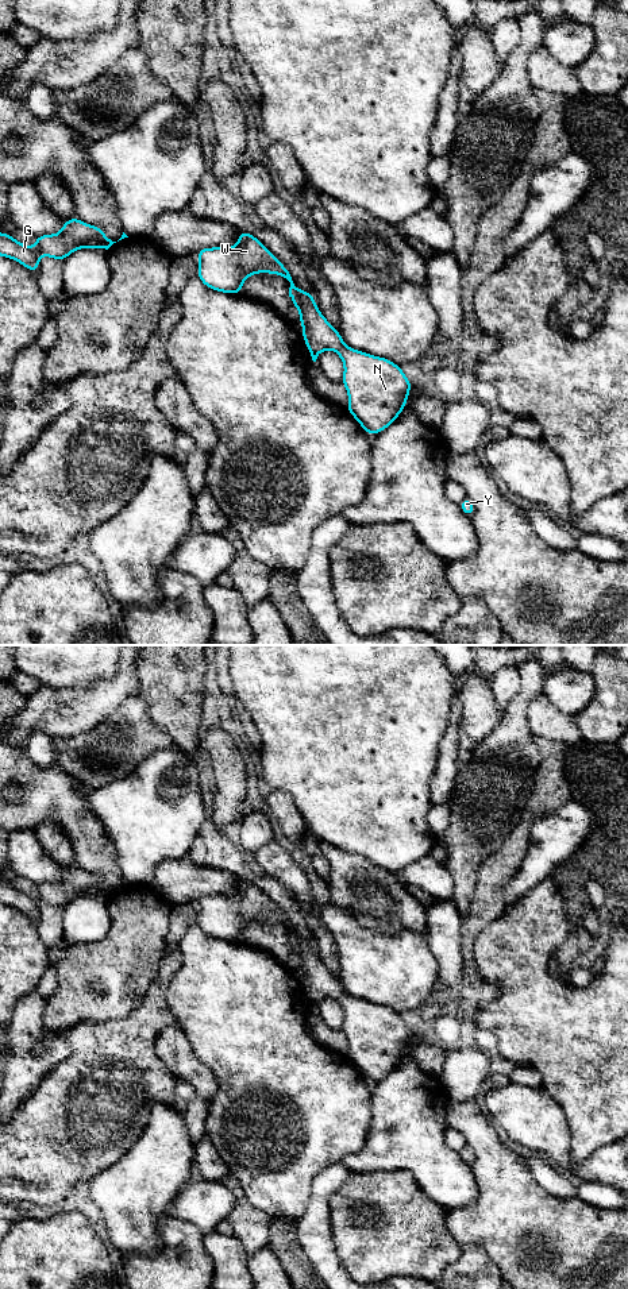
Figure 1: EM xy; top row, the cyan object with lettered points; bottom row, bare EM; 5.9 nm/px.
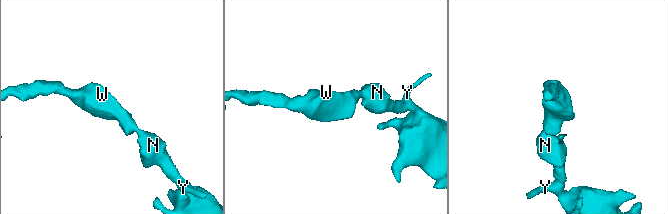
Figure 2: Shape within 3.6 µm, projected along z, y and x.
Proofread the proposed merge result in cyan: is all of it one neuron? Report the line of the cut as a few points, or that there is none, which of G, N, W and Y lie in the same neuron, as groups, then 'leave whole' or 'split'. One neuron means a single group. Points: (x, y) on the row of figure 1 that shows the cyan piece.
cut none; groups G N W Y; leave whole

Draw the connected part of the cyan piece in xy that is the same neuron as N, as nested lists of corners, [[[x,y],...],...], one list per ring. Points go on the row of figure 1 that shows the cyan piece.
[[[239,229],[239,243],[232,248],[212,247],[196,250],[200,259],[197,277],[209,289],[240,294],[247,277],[270,273],[290,282],[289,297],[300,310],[301,335],[316,362],[323,350],[339,354],[344,364],[342,383],[348,393],[346,409],[370,435],[386,429],[404,410],[412,382],[400,366],[386,358],[369,355],[344,344],[340,332],[332,327],[316,306],[313,294],[294,286],[292,277],[251,234]]]

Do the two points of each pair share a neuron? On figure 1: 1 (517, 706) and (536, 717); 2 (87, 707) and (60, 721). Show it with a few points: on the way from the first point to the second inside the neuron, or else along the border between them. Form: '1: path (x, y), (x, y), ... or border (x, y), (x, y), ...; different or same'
1: border (540, 693), (527, 709), (528, 728), (535, 737); different
2: path (80, 710), (66, 714); same

